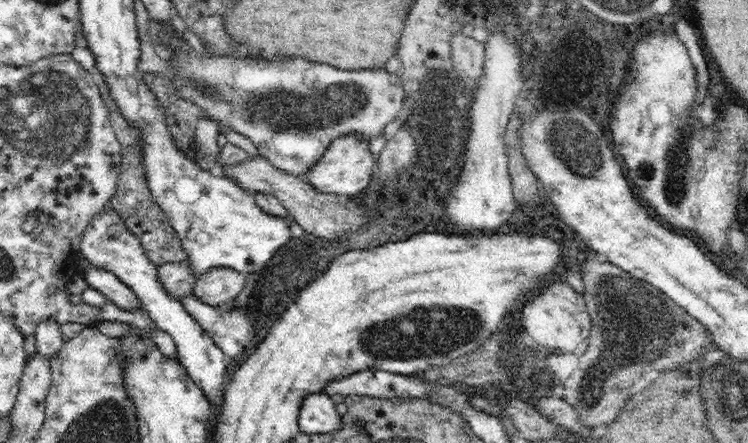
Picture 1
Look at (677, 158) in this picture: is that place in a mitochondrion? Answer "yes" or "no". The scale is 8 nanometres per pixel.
yes

